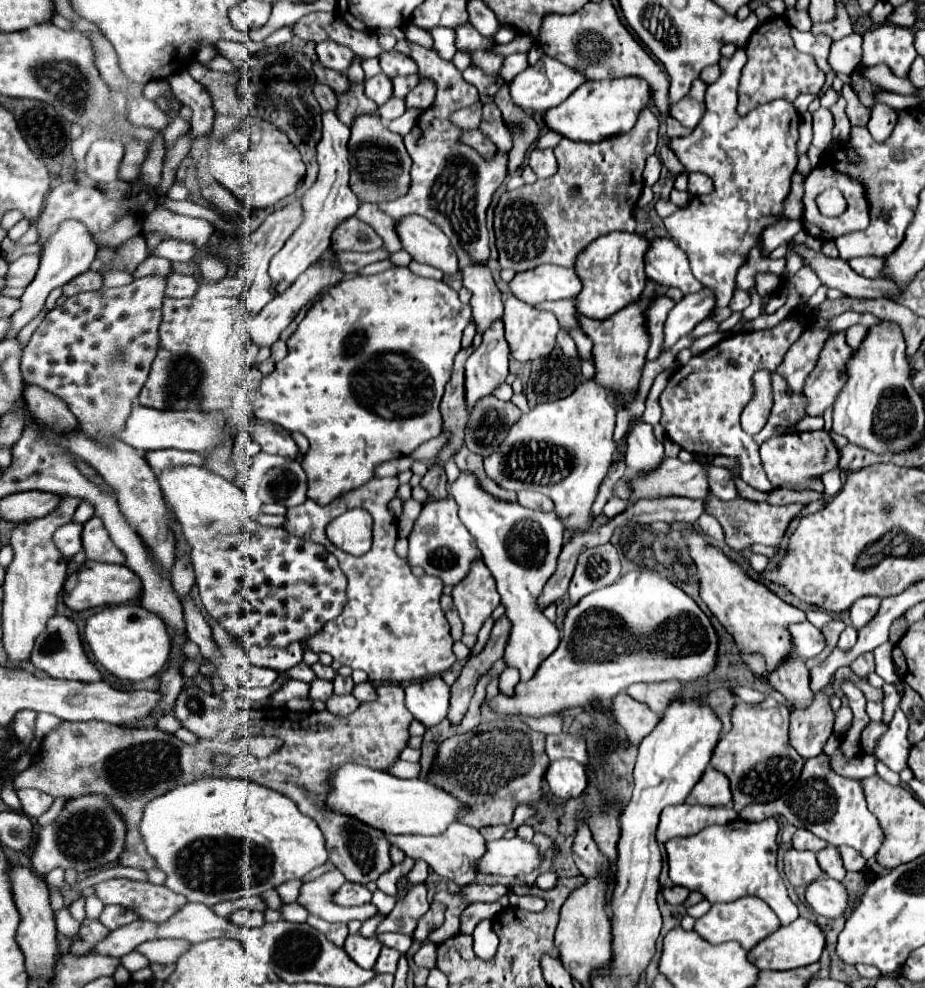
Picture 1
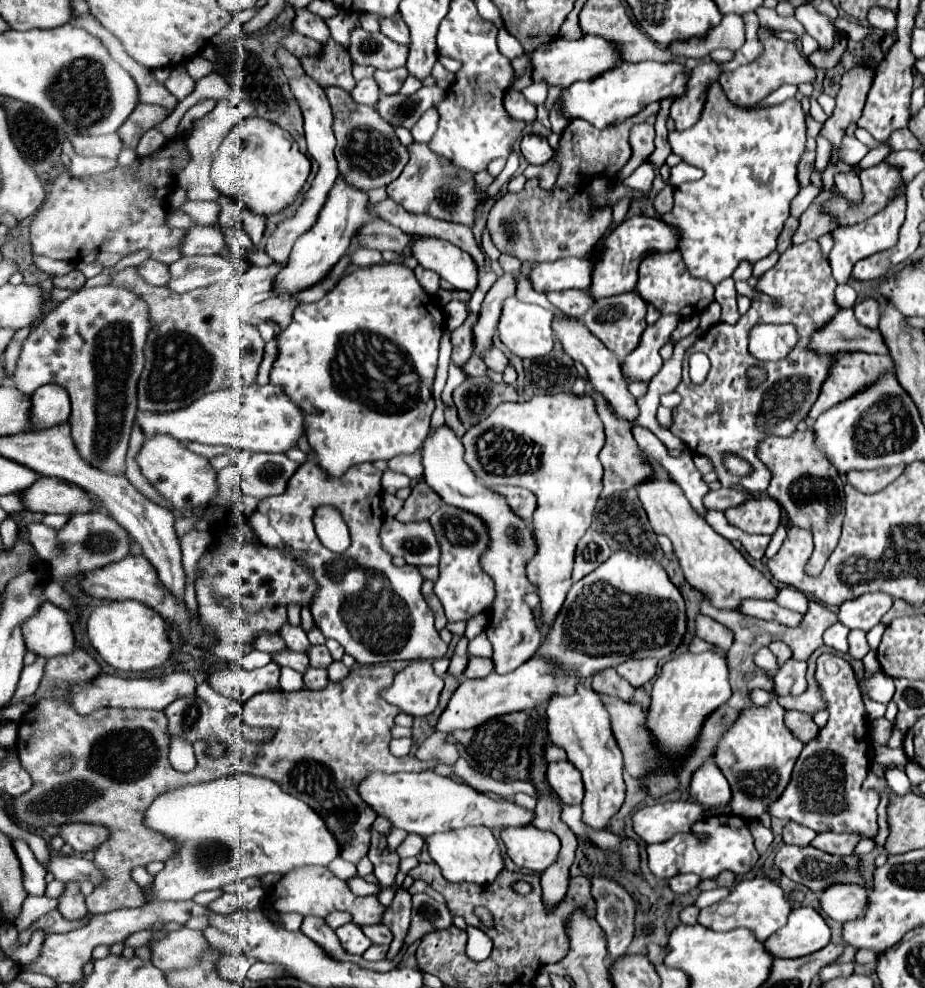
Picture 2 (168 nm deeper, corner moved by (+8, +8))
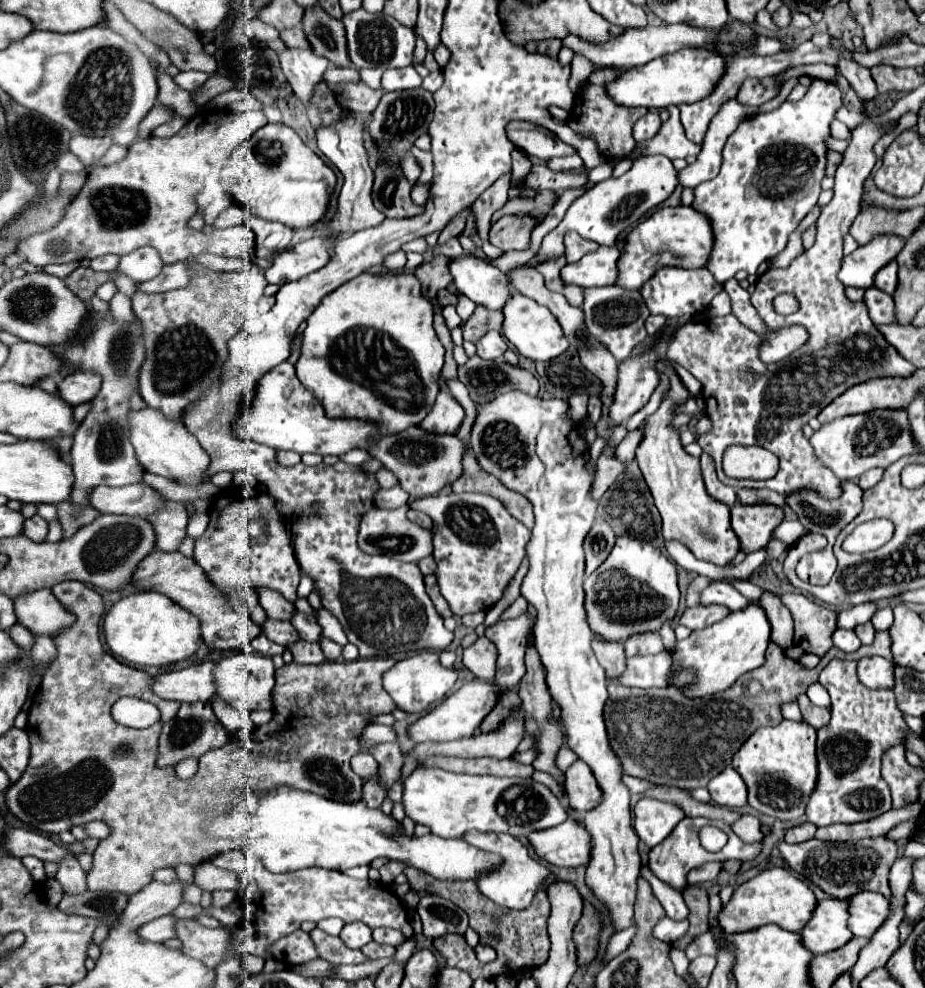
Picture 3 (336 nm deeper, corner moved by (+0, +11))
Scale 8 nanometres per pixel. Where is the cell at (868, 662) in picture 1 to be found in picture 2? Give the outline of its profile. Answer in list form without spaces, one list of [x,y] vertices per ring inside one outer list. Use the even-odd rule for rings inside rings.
[[[851,630],[851,634],[849,634],[849,654],[853,658],[861,660],[867,652],[869,652],[869,644],[867,644],[865,632],[863,630]]]

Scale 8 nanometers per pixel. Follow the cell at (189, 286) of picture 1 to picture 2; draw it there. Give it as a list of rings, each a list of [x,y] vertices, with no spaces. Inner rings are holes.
[[[153,258],[139,266],[139,274],[153,286],[165,286],[165,282],[169,282],[169,266]]]

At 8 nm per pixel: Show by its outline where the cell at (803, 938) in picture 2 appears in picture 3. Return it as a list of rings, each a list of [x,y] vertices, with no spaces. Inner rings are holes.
[[[823,899],[813,911],[813,919],[801,931],[803,945],[815,955],[827,953],[849,943],[853,933],[847,927],[849,901],[845,899]]]

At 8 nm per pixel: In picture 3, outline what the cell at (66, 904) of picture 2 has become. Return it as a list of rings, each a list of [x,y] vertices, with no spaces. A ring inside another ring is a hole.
[[[69,857],[69,859],[61,859],[61,863],[57,863],[57,875],[55,879],[59,881],[59,885],[63,887],[65,893],[69,895],[77,895],[87,891],[87,879],[85,879],[85,871],[81,869],[77,857]]]

